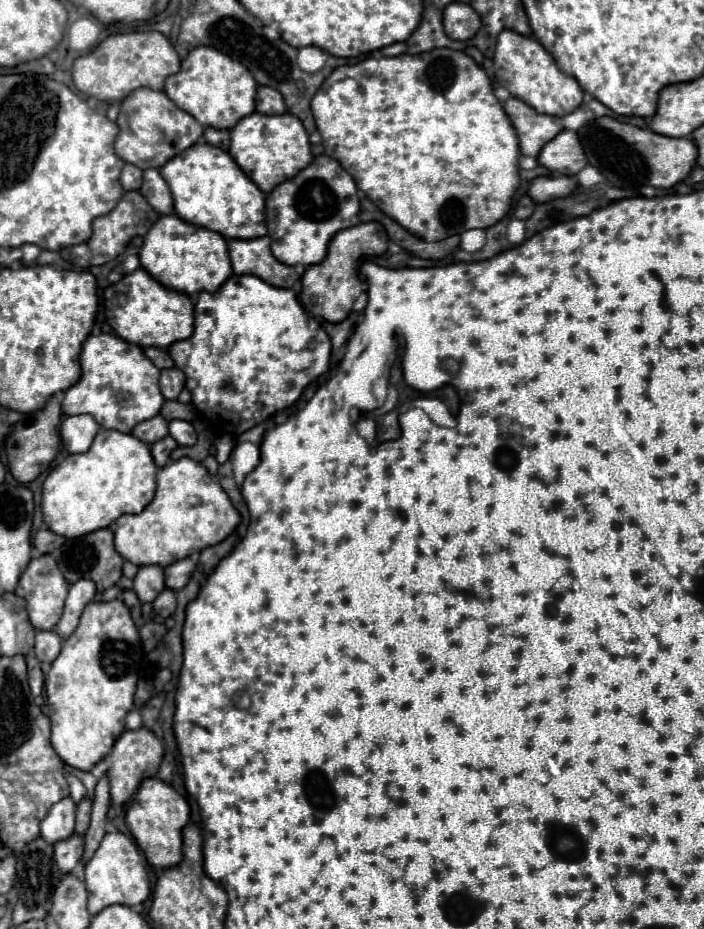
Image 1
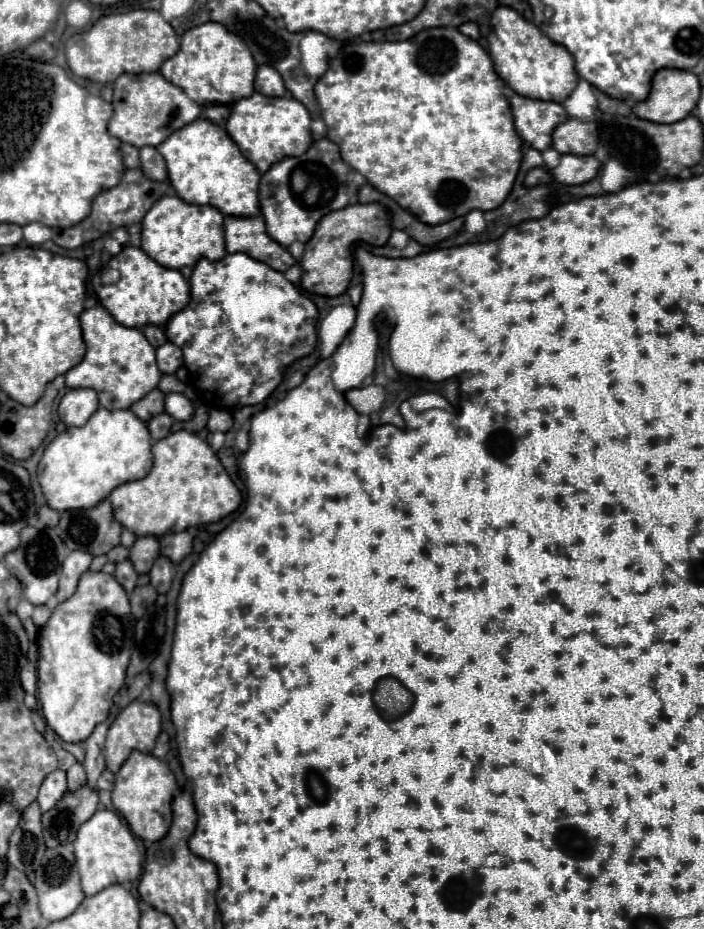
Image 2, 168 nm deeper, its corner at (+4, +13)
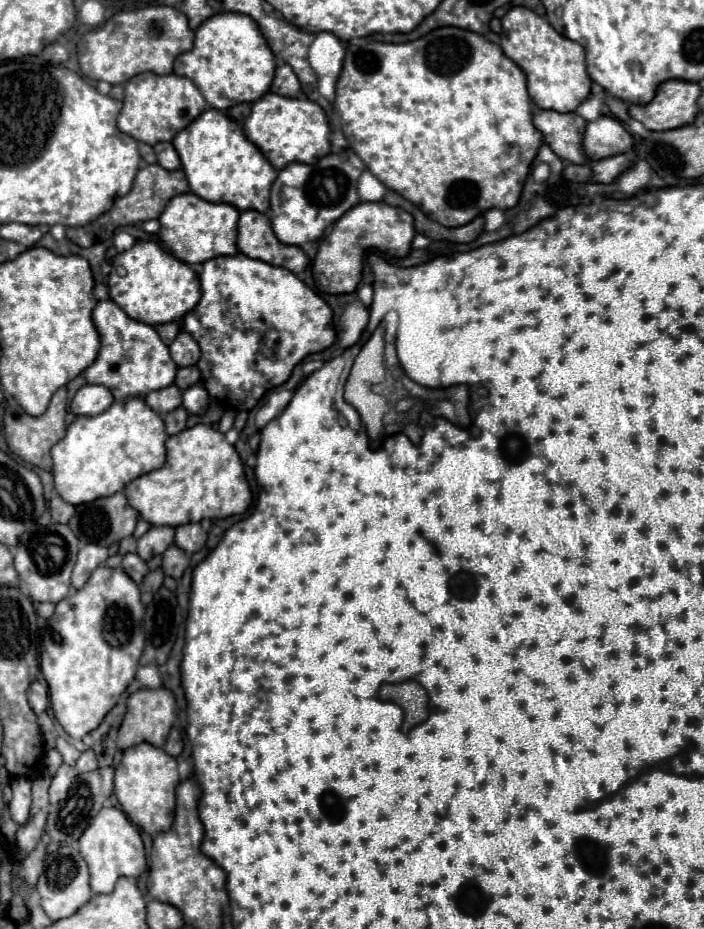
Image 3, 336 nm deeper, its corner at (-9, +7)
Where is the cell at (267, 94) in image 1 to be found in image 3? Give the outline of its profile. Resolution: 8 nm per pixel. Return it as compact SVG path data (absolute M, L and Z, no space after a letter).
M280 65L276 69L276 77L274 77L274 83L272 83L270 91L276 93L276 95L284 95L284 97L298 97L300 81L294 75L290 65Z

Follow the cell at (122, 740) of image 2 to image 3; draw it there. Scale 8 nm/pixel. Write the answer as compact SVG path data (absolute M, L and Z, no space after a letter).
M160 687L160 689L140 689L134 695L128 697L128 713L120 725L118 733L118 749L126 751L128 747L140 745L140 743L150 743L154 747L164 747L166 737L172 729L172 723L176 719L176 701L172 691Z

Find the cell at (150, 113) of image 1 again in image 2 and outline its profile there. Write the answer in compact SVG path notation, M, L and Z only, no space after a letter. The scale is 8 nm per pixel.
M123 73L113 83L113 109L115 113L109 119L109 133L135 147L155 147L175 129L181 129L199 117L199 105L191 101L181 87L167 81L161 73Z

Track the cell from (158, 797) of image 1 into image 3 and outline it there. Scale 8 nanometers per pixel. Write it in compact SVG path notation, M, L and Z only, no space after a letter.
M140 743L130 747L122 755L122 763L116 769L114 793L122 805L128 819L142 827L148 835L158 835L160 831L170 831L176 809L176 787L180 785L178 763L164 749L152 747L150 743Z

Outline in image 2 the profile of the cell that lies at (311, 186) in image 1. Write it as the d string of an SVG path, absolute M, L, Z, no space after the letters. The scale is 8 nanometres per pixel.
M329 139L315 141L301 157L289 157L275 163L259 181L261 215L265 217L269 237L283 247L289 247L293 241L307 243L323 215L343 209L355 197L357 185L353 175L355 171L341 159L339 147Z

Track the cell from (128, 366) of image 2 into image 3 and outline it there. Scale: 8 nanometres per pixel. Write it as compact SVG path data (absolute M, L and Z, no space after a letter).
M98 301L94 309L94 325L100 333L102 349L96 357L96 361L84 371L86 383L92 385L104 385L112 391L114 399L130 399L138 397L144 399L148 393L170 387L176 377L176 363L172 361L168 347L158 337L156 329L130 319L114 301Z

